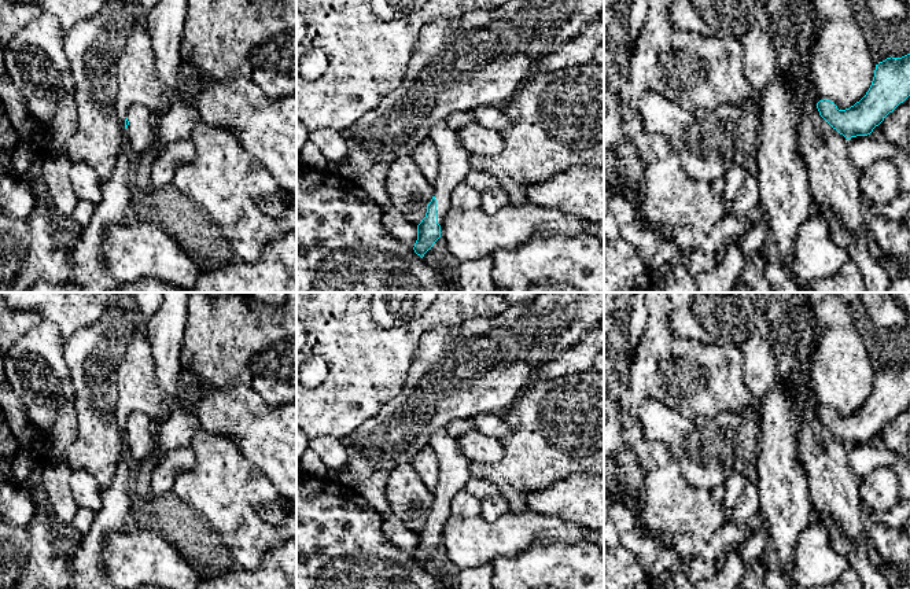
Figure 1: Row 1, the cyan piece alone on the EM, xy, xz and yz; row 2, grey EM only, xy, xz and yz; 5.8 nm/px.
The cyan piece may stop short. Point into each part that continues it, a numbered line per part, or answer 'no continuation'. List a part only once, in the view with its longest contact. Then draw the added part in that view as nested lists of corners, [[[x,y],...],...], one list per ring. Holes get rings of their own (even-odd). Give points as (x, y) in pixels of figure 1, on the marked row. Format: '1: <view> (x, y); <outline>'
1: xz (453, 165); [[[445,122],[436,125],[430,139],[438,148],[438,176],[434,185],[434,196],[436,199],[438,224],[442,225],[443,217],[452,207],[452,192],[465,181],[467,173],[471,170],[471,152],[467,151],[457,135],[456,129],[449,128]]]

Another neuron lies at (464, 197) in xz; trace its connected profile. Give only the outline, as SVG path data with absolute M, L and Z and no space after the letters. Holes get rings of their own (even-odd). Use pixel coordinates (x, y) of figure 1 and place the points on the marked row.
M461 181L452 192L452 206L464 210L478 209L482 206L482 192Z

